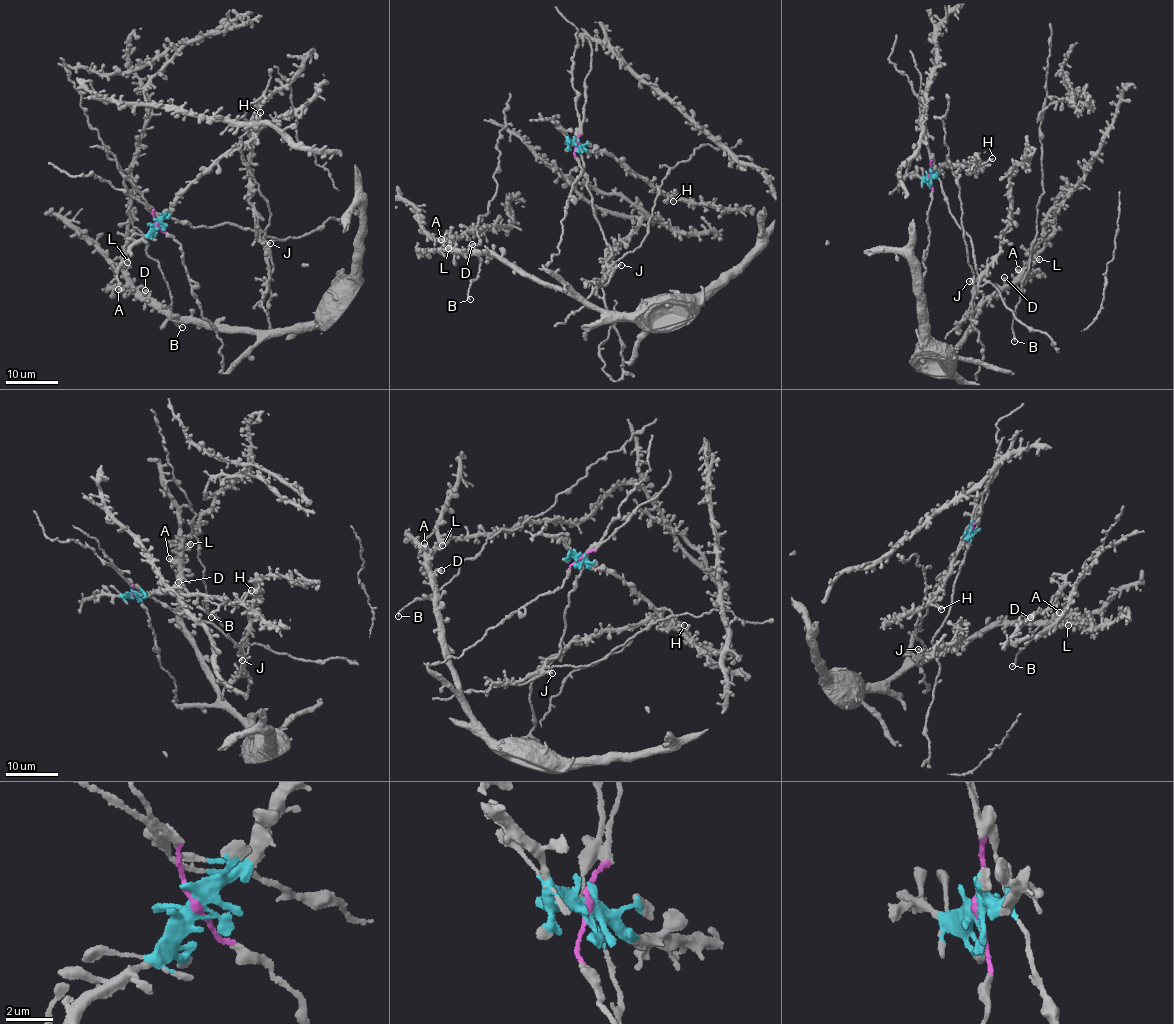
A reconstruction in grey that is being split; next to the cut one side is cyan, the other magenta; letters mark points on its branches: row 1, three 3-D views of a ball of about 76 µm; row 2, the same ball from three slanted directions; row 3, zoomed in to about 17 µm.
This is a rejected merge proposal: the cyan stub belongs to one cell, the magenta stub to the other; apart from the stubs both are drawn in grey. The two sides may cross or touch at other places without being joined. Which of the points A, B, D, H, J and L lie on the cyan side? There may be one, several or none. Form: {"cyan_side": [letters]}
{"cyan_side": ["H", "J"]}

